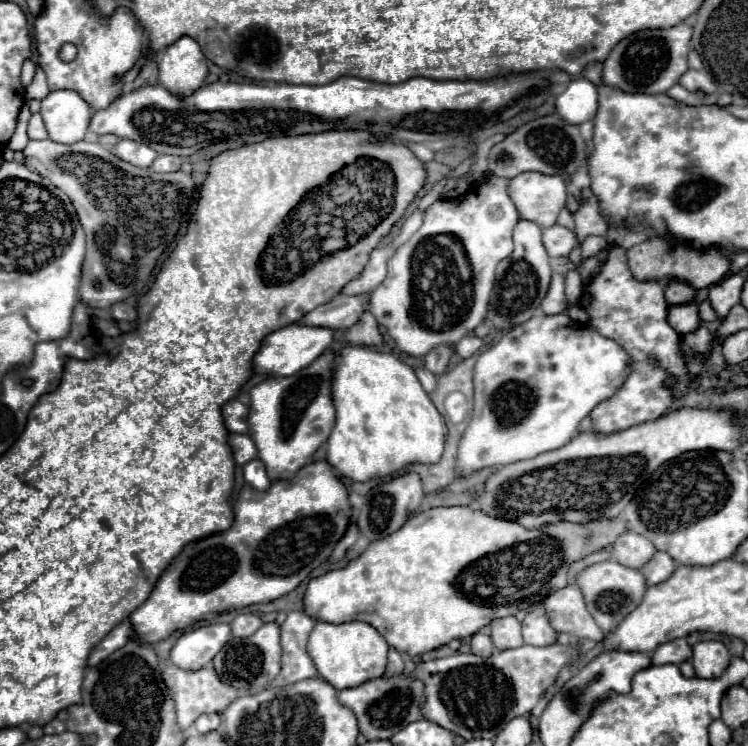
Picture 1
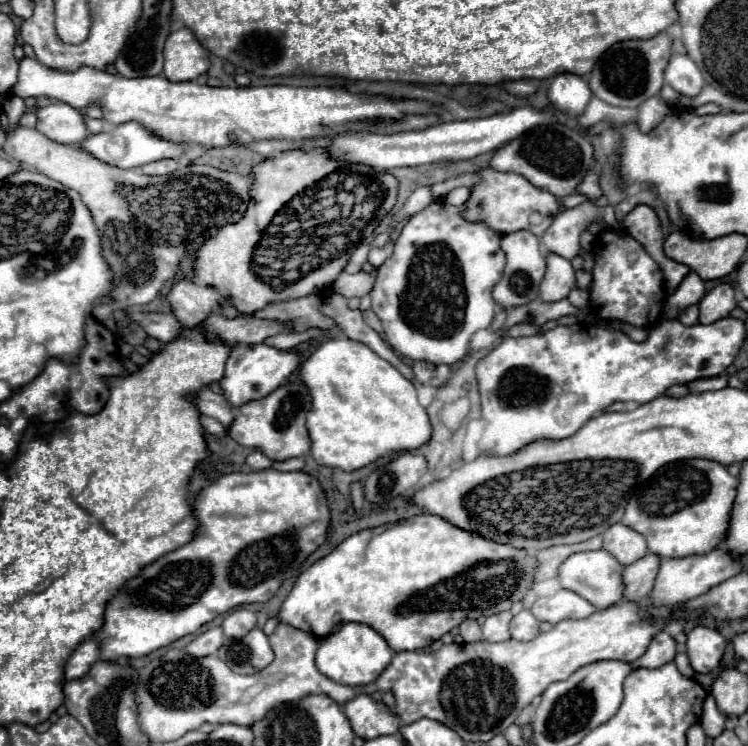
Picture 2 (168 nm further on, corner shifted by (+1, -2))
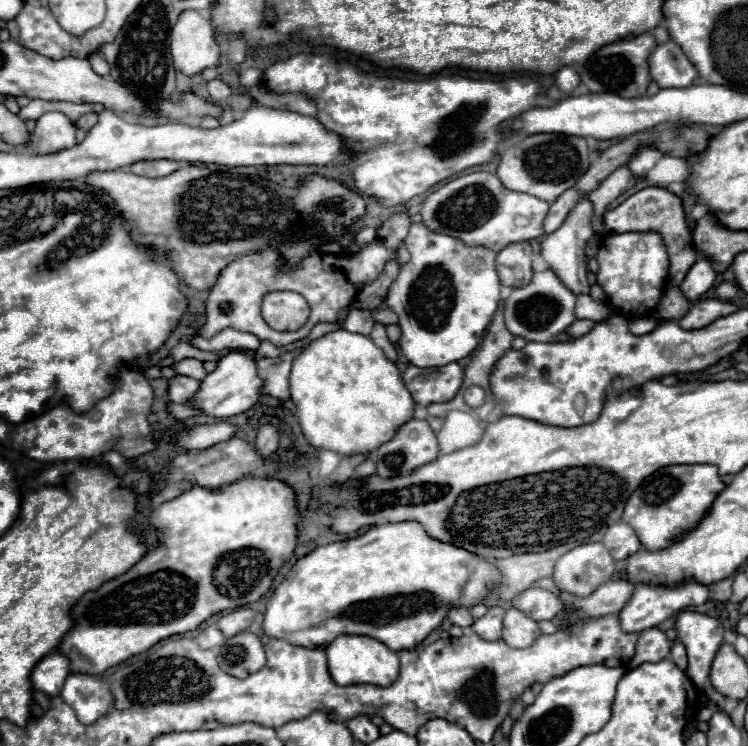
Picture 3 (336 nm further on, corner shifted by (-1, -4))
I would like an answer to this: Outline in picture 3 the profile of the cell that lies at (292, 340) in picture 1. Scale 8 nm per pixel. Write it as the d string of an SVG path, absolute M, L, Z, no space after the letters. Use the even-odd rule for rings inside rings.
M229 350L219 362L217 368L207 374L207 378L203 380L197 396L195 396L195 404L209 416L215 418L231 418L237 416L245 410L249 410L251 406L255 406L261 398L263 392L259 392L259 388L263 388L263 380L259 380L259 368L255 362L255 356L247 350Z

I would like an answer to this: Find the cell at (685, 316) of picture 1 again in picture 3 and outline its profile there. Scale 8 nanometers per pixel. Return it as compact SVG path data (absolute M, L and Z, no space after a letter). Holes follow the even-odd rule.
M699 258L699 260L691 266L691 270L687 272L687 276L685 276L685 280L683 280L683 284L681 284L679 288L681 288L683 296L685 296L689 302L697 302L697 300L713 286L715 278L717 278L717 274L713 272L709 260Z

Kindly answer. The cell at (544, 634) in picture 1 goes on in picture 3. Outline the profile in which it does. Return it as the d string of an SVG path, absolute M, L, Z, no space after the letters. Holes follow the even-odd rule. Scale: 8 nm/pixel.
M509 608L503 618L503 640L511 648L529 648L537 638L541 636L541 630L535 620L531 620L525 612L519 612L517 608Z

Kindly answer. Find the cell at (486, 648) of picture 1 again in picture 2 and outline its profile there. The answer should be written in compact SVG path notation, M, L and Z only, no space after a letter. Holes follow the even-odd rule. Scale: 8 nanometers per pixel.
M463 620L459 624L459 634L463 636L465 642L477 642L481 640L481 628L475 620Z

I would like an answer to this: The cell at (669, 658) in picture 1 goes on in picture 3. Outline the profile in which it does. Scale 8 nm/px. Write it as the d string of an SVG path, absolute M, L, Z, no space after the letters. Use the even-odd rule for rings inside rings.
M649 628L639 634L637 652L629 664L629 668L637 668L643 662L659 662L667 658L671 652L671 642L659 628Z

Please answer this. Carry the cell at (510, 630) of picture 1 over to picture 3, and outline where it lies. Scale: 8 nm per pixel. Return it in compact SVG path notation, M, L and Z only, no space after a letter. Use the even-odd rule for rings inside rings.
M493 606L483 618L473 622L471 630L477 632L483 640L499 640L503 630L503 616L505 616L505 608Z

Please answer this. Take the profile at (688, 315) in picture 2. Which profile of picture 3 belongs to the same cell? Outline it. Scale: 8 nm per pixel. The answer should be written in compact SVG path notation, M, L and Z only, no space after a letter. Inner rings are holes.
M673 286L663 294L663 298L655 310L655 316L661 320L681 320L689 312L689 308L691 308L691 302L683 298L683 294L677 286Z

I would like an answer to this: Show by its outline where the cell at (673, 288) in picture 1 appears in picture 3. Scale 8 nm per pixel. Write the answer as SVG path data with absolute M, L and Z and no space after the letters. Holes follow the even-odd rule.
M643 188L635 192L631 198L627 198L621 206L615 210L605 212L605 232L657 232L661 234L667 254L669 254L669 284L679 286L689 272L689 268L697 262L697 252L691 246L691 232L685 224L685 214L681 200L663 190L663 188Z

